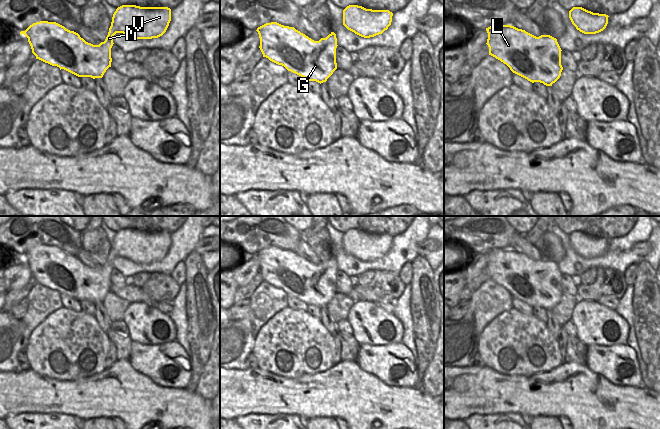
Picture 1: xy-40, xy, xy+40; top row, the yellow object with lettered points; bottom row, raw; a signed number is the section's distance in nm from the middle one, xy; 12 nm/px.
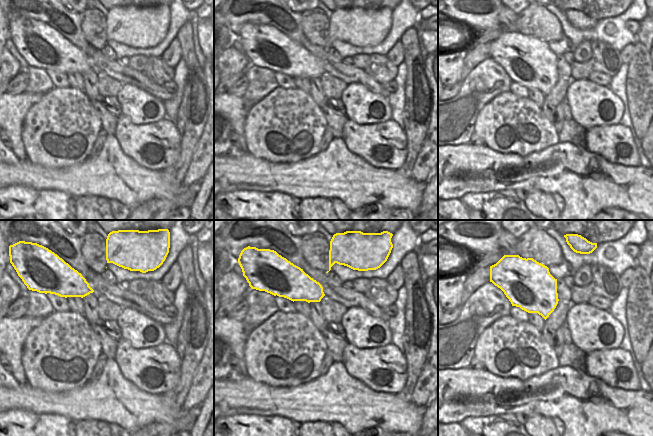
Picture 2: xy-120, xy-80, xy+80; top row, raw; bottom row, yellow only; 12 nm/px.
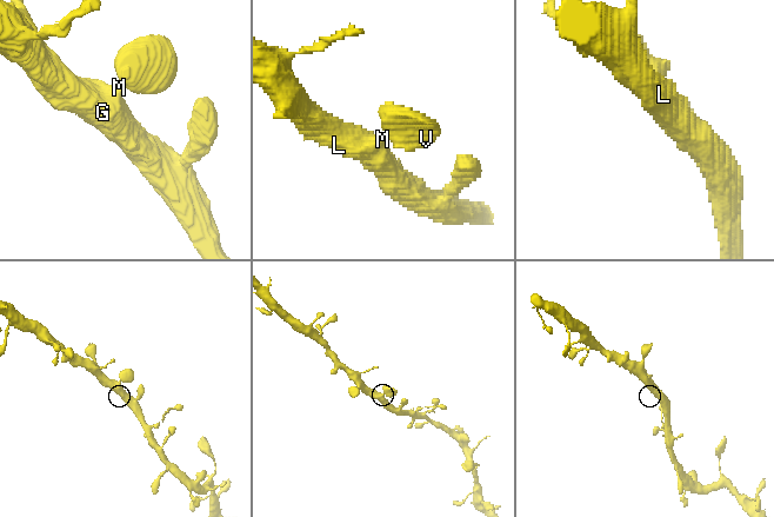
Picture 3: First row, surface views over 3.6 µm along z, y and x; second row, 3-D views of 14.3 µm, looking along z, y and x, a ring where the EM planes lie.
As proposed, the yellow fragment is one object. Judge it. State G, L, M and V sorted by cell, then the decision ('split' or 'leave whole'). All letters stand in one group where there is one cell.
G L M V | leave whole

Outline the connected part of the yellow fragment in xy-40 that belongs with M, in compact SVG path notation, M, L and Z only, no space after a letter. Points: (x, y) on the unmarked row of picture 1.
M122 229L113 238L111 250L104 266L93 269L86 266L74 255L66 253L56 246L40 245L21 255L28 262L32 277L45 287L57 290L78 301L102 302L106 294L111 291L111 272L113 260L116 257L130 259L134 263L152 263L162 260L171 245L171 233L168 231L140 231L136 229Z

